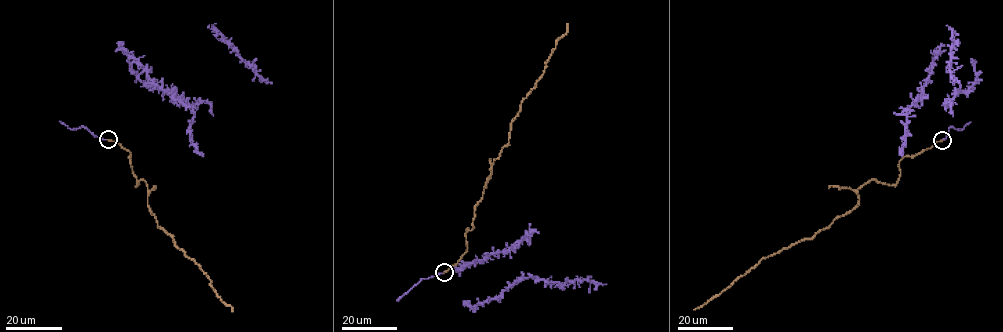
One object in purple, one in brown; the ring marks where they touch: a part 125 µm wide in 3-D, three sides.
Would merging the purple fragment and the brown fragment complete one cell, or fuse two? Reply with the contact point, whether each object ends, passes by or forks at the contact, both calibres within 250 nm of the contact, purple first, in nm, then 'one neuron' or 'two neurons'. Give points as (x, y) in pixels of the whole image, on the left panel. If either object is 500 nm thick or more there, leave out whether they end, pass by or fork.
place (108, 139); purple ends; brown ends; calibres 150 and 320 nm; one neuron

